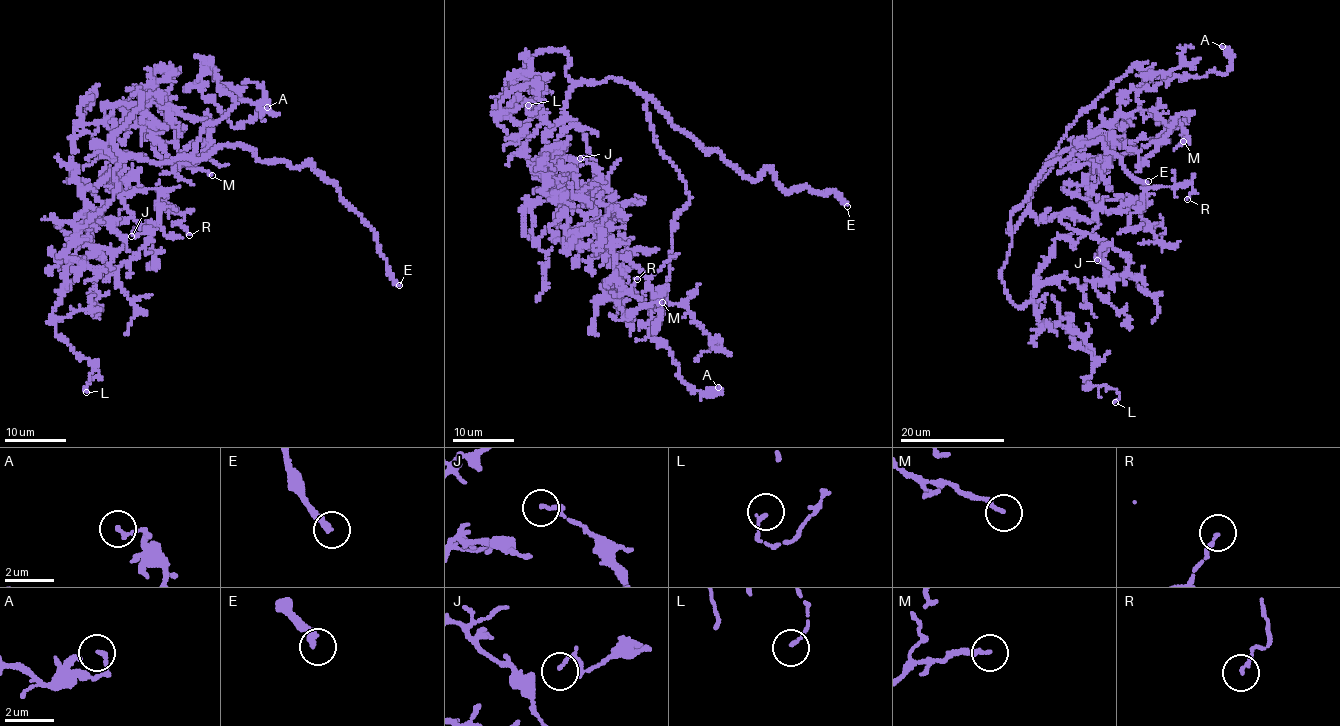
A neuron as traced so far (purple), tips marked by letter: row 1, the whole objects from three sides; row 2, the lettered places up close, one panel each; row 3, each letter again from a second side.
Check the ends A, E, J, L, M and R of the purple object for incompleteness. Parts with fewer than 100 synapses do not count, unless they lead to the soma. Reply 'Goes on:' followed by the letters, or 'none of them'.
Goes on: E

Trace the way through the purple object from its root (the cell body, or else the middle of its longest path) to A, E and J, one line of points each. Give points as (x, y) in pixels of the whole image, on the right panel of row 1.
A: (1010, 226), (1076, 116), (1130, 68), (1138, 65), (1148, 77), (1224, 74), (1231, 54), (1222, 46)
E: (1010, 226), (1041, 170), (1083, 148), (1079, 140), (1103, 141), (1124, 171), (1148, 181)
J: (1010, 226), (1028, 211), (1062, 214), (1103, 242), (1103, 281), (1136, 278), (1109, 243), (1097, 260)

